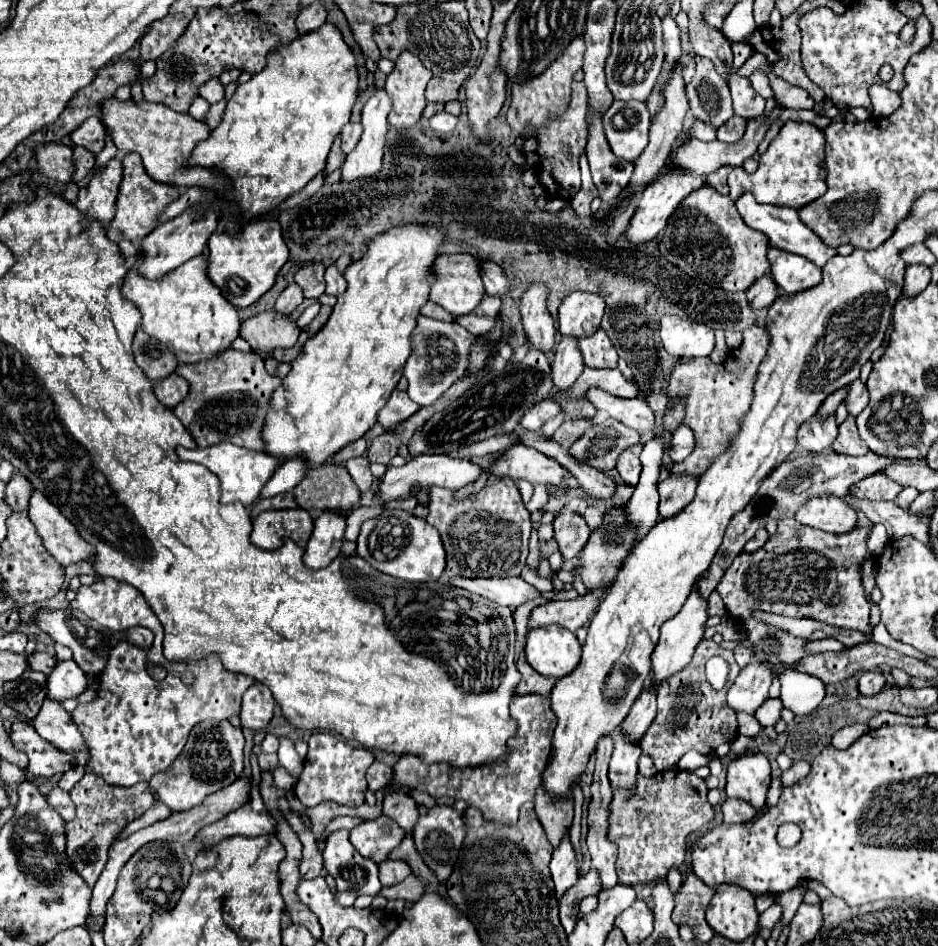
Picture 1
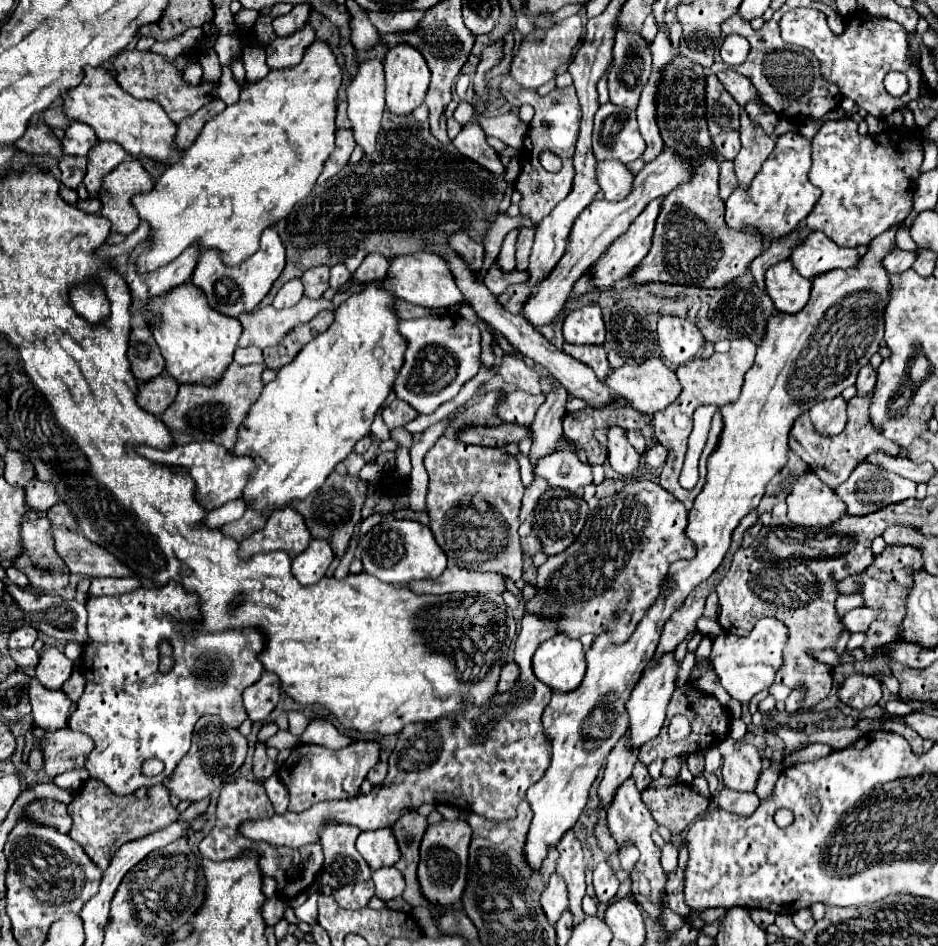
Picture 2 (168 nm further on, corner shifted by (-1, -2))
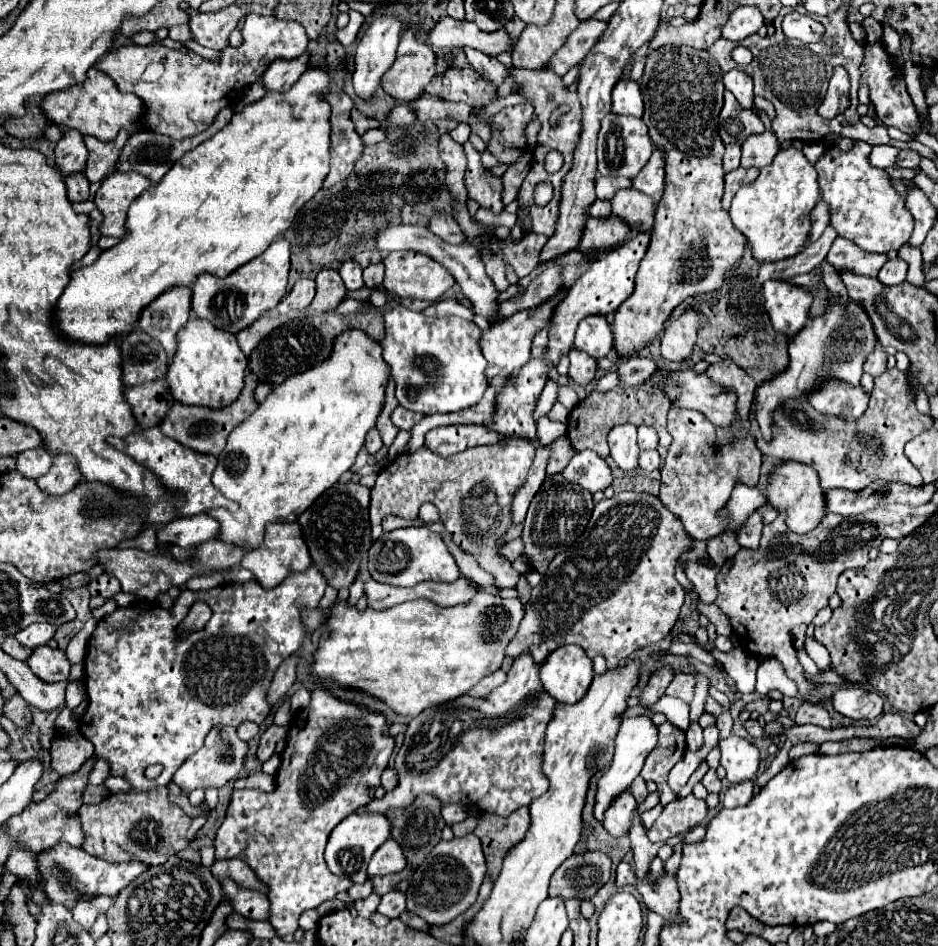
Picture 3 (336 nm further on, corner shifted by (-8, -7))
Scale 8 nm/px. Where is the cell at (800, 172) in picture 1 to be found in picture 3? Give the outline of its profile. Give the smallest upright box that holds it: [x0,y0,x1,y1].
[730,147,820,263]

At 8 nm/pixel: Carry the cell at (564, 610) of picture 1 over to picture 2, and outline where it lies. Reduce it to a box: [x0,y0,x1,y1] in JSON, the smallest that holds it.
[239,612,559,848]

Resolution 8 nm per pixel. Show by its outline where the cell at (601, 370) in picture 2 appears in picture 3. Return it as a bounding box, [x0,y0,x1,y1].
[568,349,596,387]

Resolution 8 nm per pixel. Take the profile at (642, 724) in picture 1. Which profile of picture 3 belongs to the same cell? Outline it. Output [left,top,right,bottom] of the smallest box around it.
[604,793,636,837]

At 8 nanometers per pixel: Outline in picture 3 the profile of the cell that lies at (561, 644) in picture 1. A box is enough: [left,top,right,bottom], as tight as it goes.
[540,645,594,703]

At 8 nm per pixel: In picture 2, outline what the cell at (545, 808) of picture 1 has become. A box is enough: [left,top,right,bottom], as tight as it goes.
[557,830,585,924]

